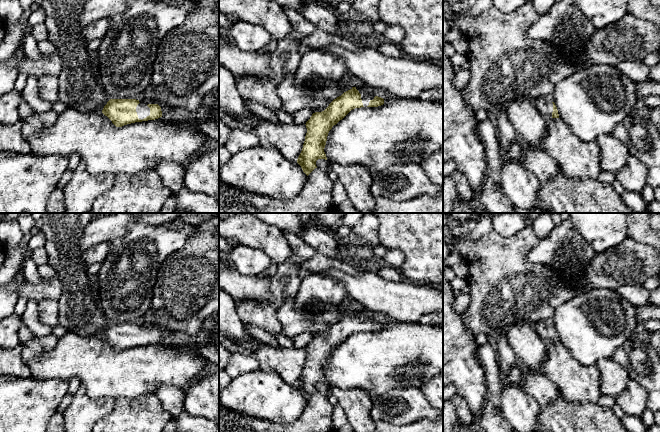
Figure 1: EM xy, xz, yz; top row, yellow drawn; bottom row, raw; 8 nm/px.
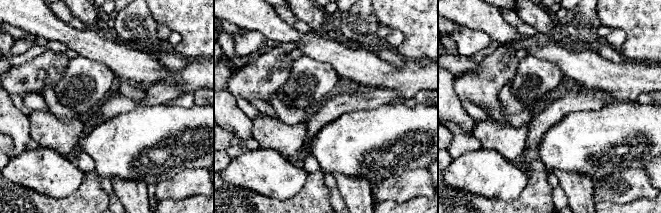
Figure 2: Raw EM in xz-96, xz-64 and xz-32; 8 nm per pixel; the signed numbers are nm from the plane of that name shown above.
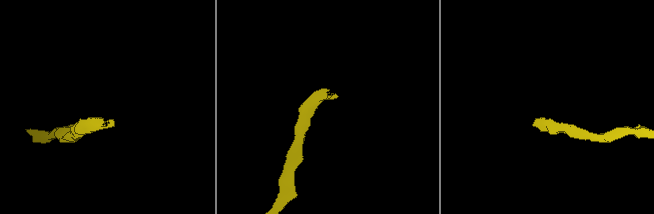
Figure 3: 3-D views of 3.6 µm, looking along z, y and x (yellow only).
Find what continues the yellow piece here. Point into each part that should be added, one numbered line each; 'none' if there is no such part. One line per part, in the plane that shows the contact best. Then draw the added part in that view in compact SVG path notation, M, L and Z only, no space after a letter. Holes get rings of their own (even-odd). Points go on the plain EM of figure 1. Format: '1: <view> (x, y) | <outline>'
1: xy (143, 335) | M139 327L136 331L136 336L138 342L142 344L150 339L150 332L145 328Z

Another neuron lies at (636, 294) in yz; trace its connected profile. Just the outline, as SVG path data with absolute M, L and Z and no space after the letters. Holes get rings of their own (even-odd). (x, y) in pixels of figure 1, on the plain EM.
M628 284L616 290L623 298L628 300L633 306L647 305L650 291L640 284Z

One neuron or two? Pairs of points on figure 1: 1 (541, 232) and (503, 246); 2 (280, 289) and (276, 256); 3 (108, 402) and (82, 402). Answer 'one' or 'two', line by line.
1: two
2: two
3: one

